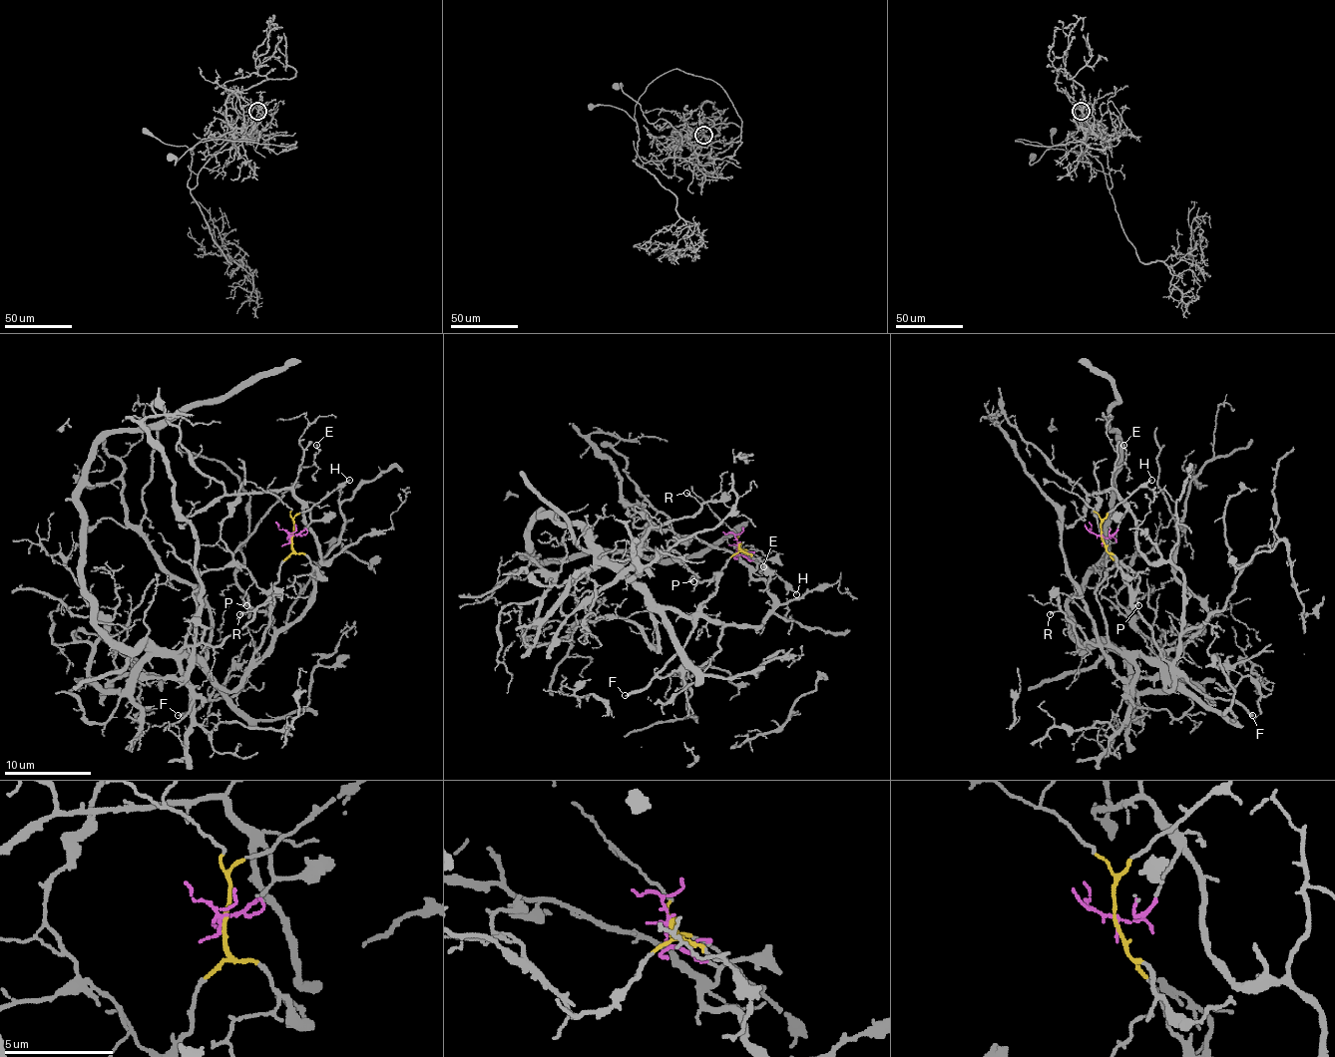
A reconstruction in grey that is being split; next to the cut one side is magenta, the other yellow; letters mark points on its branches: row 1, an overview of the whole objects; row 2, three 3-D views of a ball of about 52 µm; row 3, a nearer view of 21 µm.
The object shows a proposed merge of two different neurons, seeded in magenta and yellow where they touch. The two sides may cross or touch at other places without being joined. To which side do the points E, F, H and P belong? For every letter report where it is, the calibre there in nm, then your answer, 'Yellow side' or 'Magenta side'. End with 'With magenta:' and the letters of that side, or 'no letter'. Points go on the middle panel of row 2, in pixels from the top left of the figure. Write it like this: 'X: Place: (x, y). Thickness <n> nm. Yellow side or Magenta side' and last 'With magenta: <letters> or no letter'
E: Place: (763, 566). Thickness 140 nm. Magenta side
F: Place: (625, 695). Thickness 200 nm. Yellow side
H: Place: (796, 594). Thickness 130 nm. Yellow side
P: Place: (693, 581). Thickness 130 nm. Yellow side
With magenta: E

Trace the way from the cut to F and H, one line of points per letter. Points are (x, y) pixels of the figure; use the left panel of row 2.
F: (290, 537), (292, 552), (279, 568), (270, 622), (246, 681), (229, 697), (206, 699), (195, 710), (177, 714)
H: (290, 537), (292, 523), (299, 514), (310, 510), (349, 479)

